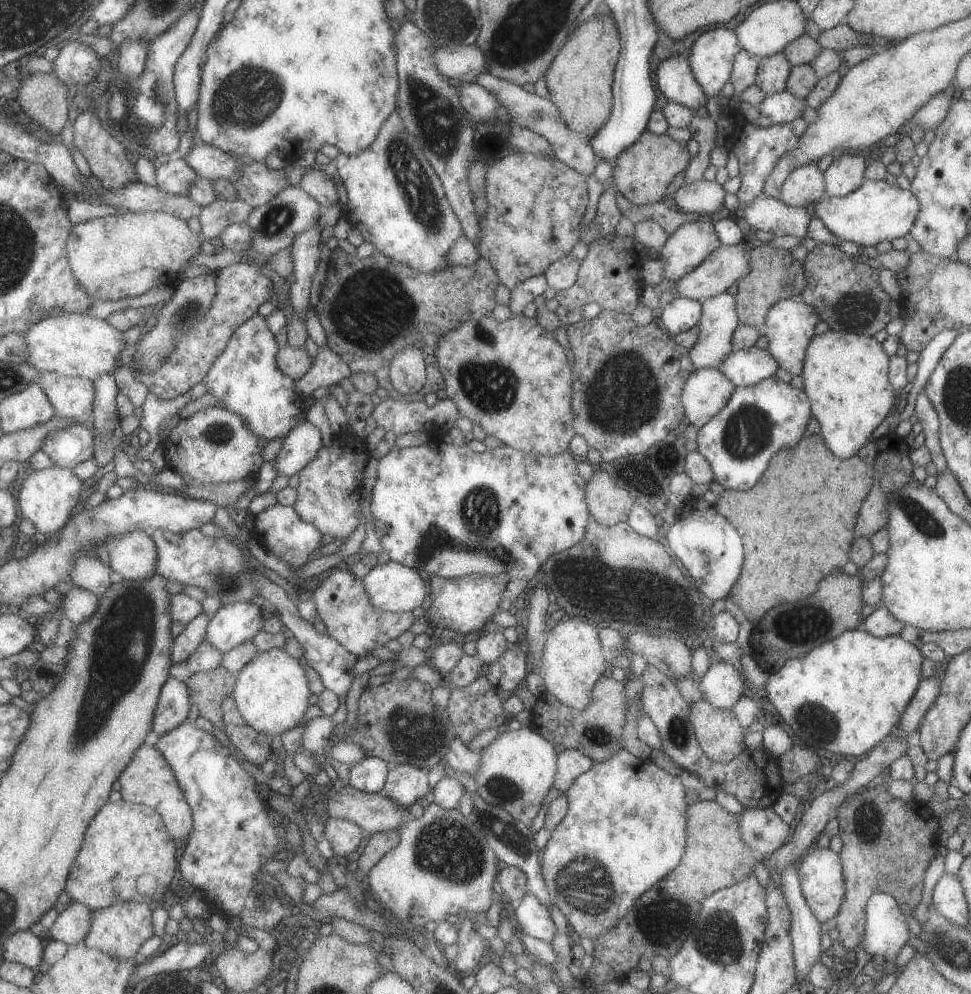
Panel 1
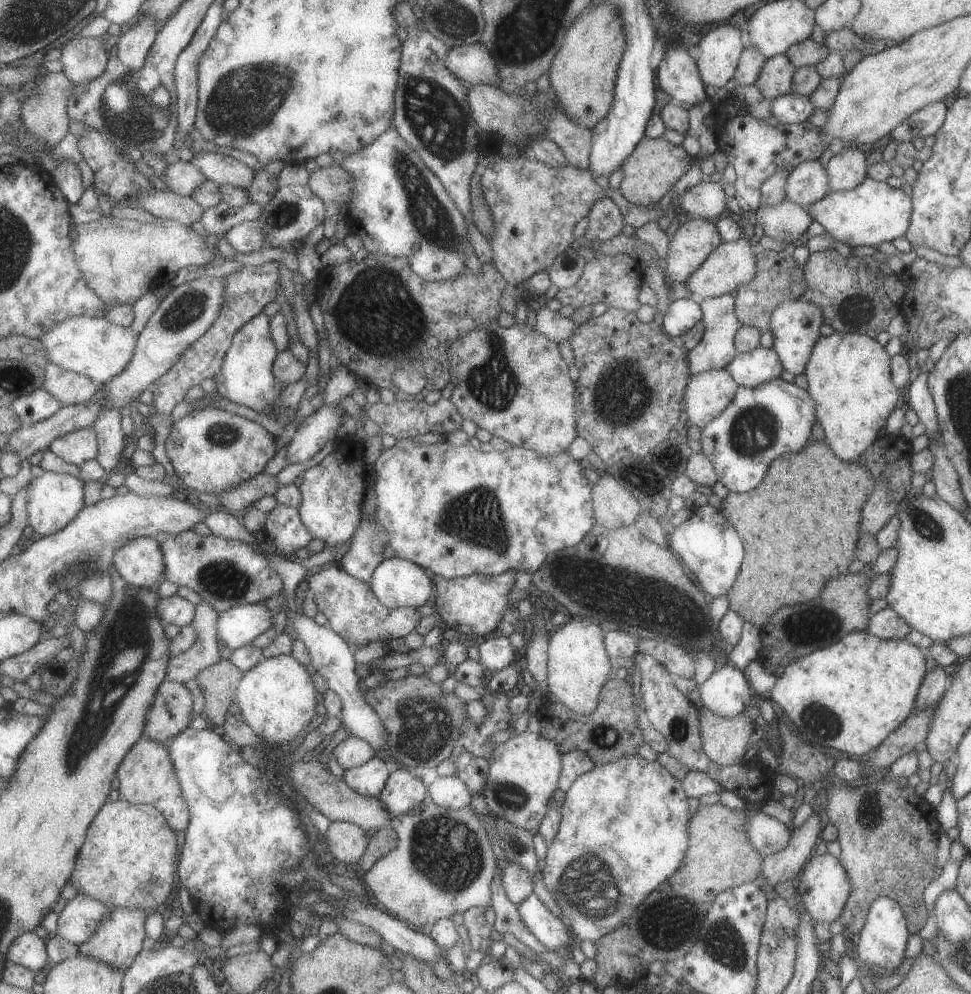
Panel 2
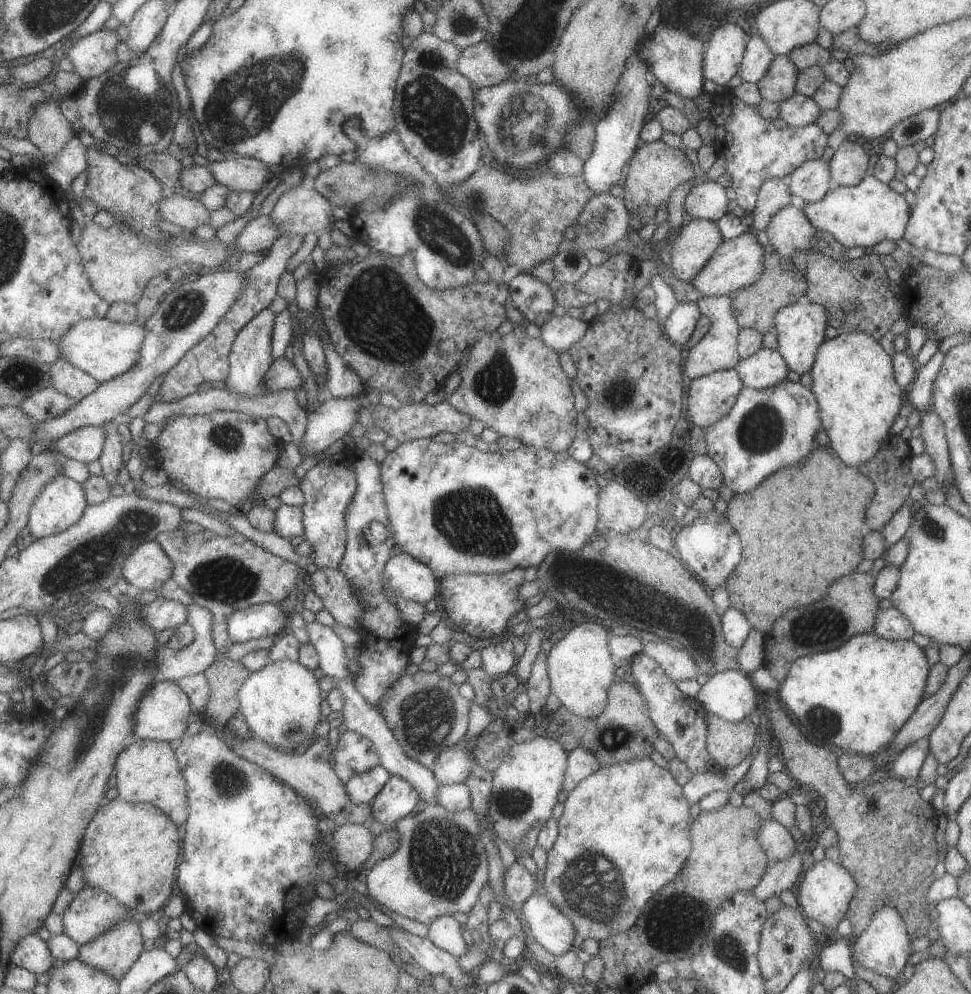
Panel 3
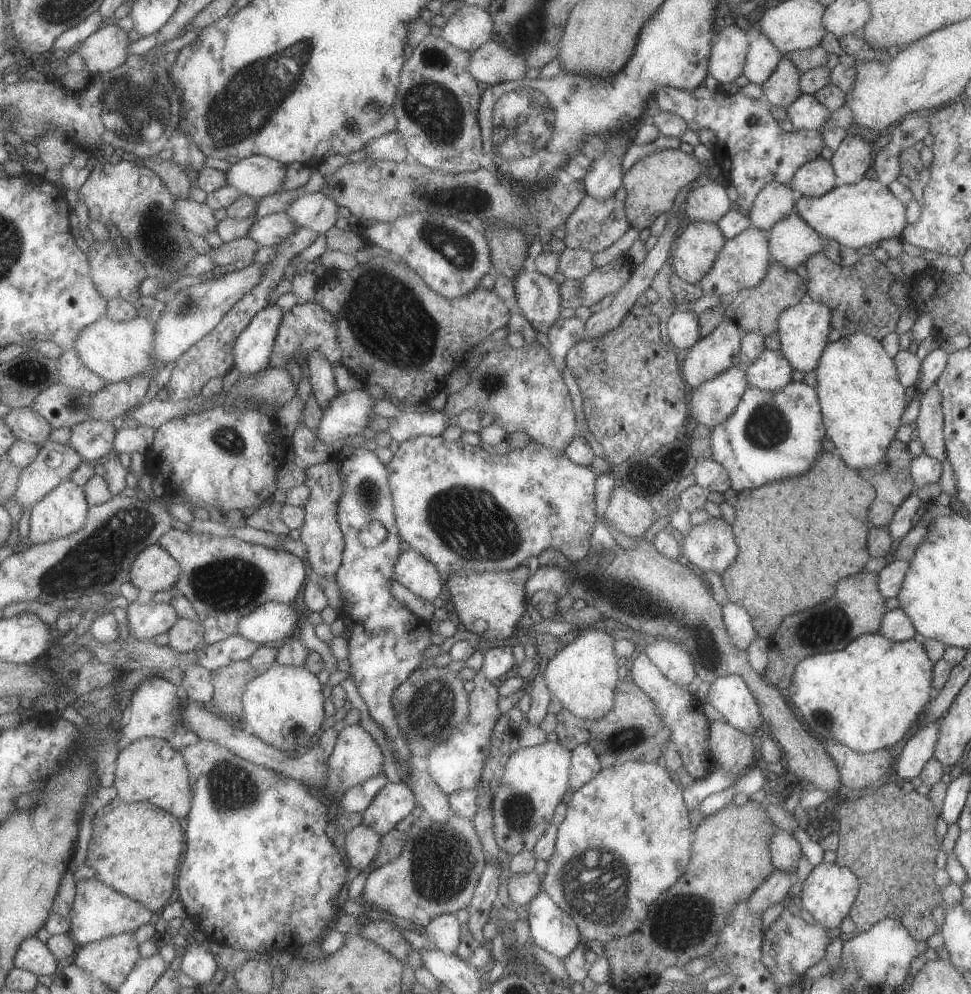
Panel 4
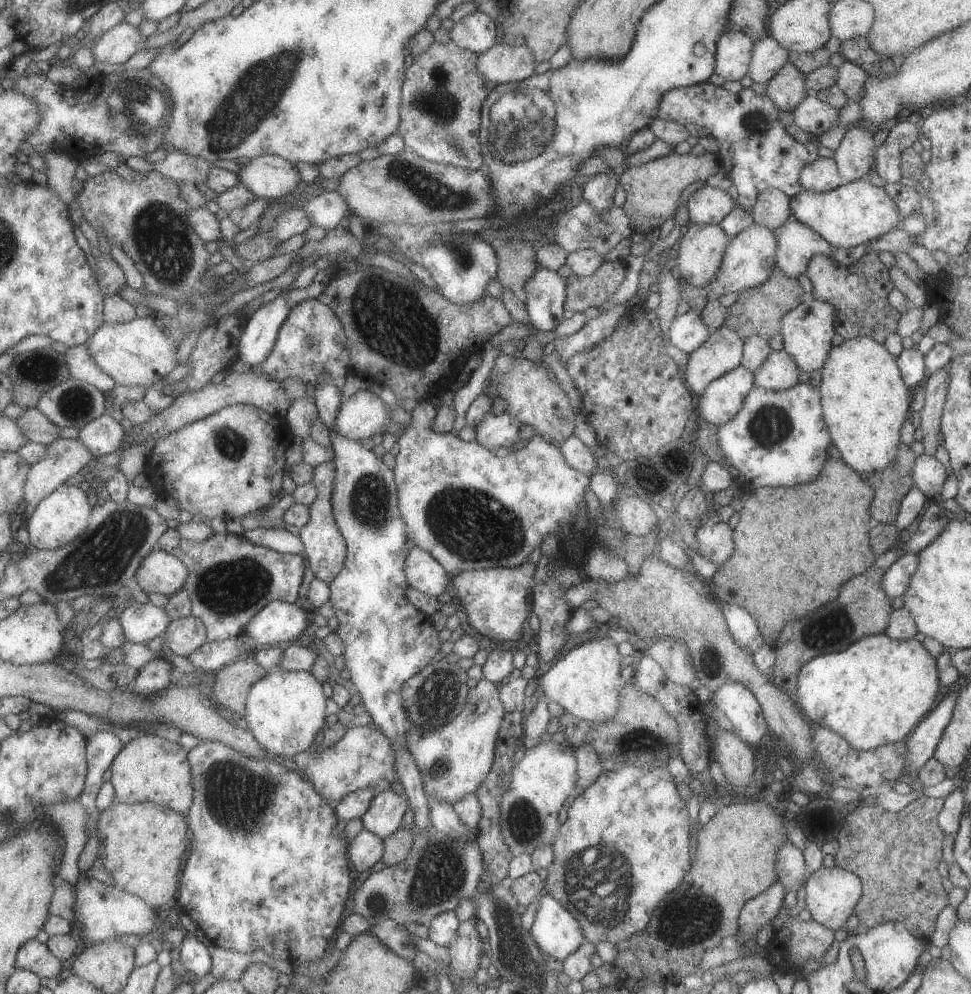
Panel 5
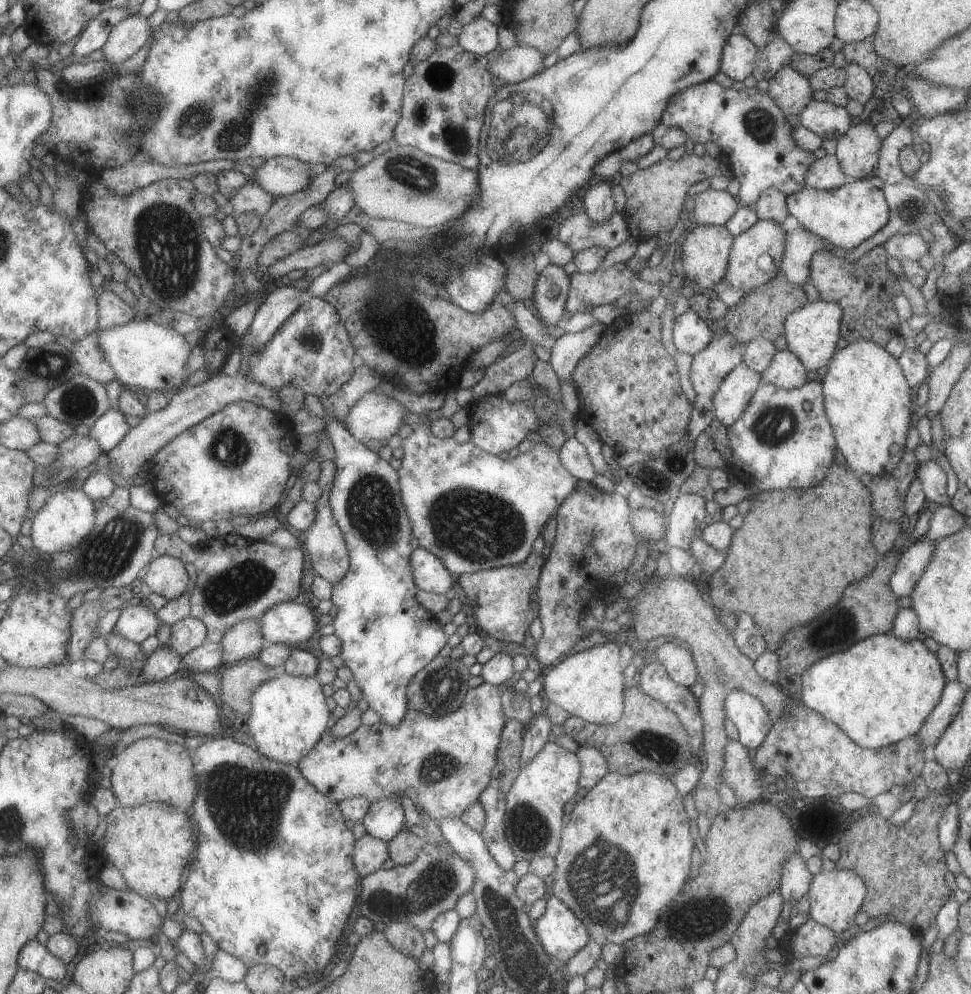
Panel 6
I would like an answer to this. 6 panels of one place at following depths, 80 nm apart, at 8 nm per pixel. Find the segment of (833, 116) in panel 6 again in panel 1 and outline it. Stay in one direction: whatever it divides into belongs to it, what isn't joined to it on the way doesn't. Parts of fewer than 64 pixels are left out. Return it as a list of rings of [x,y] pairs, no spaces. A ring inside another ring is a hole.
[[[789,91],[767,94],[760,103],[760,115],[769,118],[771,123],[788,123],[801,116],[806,101],[796,97]]]

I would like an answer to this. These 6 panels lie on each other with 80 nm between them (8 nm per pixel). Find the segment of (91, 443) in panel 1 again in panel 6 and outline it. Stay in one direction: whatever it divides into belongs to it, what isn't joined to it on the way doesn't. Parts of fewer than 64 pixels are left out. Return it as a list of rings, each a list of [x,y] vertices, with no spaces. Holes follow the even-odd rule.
[[[119,409],[108,410],[91,428],[89,435],[96,438],[102,449],[108,453],[129,434],[133,427],[127,422],[127,415]]]

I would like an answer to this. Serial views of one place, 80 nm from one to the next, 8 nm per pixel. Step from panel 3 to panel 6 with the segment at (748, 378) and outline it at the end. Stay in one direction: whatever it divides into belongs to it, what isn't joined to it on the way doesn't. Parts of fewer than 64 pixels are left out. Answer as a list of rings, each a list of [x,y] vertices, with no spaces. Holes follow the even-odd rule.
[[[789,350],[776,351],[769,366],[760,374],[761,382],[779,388],[794,389],[807,382],[807,369]]]

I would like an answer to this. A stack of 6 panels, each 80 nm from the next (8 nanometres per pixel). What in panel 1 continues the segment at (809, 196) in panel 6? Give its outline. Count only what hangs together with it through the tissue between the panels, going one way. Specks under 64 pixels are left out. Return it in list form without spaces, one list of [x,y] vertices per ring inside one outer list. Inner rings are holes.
[[[867,178],[855,190],[840,197],[823,196],[814,204],[814,216],[819,218],[825,228],[838,240],[855,242],[861,247],[874,247],[883,240],[905,236],[917,214],[918,202],[910,190],[900,189],[883,181]]]

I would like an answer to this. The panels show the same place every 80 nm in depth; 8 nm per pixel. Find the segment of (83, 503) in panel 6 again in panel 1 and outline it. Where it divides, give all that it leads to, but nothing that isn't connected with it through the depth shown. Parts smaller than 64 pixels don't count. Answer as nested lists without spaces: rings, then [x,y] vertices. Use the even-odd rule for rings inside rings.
[[[59,466],[48,469],[29,470],[28,476],[22,480],[18,492],[18,507],[24,518],[29,519],[37,532],[53,535],[63,530],[78,512],[82,499],[83,479],[75,474],[74,469]]]

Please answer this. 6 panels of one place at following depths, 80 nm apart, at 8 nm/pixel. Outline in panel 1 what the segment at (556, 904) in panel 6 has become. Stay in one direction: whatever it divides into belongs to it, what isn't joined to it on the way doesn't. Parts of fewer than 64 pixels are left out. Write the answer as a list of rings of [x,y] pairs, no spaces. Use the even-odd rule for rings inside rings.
[[[527,893],[513,908],[512,918],[525,934],[549,943],[555,936],[555,925],[549,917],[549,911],[534,894]]]

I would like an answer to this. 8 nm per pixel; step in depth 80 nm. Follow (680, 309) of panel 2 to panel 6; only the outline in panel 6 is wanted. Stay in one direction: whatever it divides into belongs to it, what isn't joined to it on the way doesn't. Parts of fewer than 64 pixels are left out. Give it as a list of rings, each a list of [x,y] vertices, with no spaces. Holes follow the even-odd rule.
[[[687,309],[685,312],[674,318],[672,326],[672,343],[674,344],[678,354],[685,353],[693,356],[697,351],[701,351],[711,342],[713,336],[712,330],[708,324],[698,315],[698,313]]]

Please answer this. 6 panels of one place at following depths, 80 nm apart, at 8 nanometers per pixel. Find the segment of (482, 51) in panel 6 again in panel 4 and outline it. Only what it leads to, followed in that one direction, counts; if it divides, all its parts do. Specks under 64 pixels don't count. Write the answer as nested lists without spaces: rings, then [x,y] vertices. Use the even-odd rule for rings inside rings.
[[[461,3],[462,6],[441,27],[440,37],[455,48],[474,51],[490,40],[495,22],[486,10]]]

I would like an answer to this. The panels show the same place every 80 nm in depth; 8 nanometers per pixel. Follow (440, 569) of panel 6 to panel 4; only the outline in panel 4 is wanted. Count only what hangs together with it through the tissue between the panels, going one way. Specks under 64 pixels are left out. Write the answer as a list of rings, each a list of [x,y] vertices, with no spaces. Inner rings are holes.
[[[409,549],[397,557],[395,585],[402,584],[408,591],[419,595],[423,600],[432,601],[439,596],[445,580],[429,559],[416,550]]]

